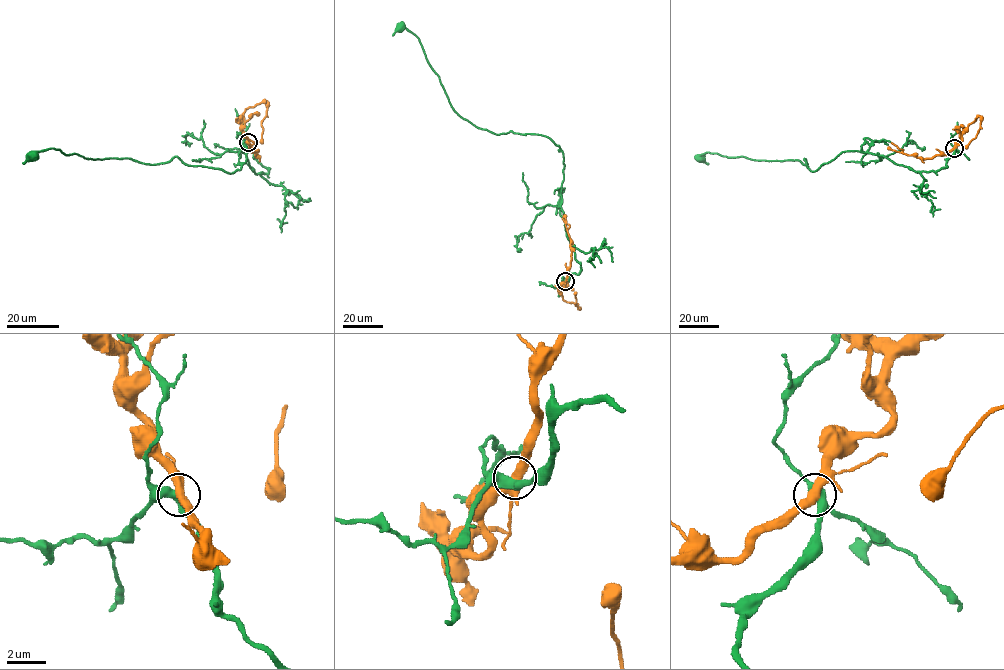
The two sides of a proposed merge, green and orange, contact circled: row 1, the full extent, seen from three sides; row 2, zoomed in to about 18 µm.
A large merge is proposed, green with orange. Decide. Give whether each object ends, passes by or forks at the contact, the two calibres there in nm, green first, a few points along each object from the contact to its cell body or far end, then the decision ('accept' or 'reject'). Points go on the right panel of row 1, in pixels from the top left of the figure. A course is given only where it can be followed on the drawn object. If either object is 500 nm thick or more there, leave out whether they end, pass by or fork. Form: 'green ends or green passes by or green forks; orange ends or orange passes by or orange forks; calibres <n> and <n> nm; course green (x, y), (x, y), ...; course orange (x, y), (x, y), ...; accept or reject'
green passes by; orange passes by; calibres 440 and 440 nm; course green (954, 148), (936, 172), (858, 151), (814, 171), (805, 159), (700, 158); course orange (954, 148), (961, 141), (968, 126), (979, 116), (980, 128), (966, 149); accept

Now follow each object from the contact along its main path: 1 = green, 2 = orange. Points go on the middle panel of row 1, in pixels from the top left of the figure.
1: (565, 281), (581, 264), (561, 207), (560, 146), (539, 134), (496, 134), (462, 118), (419, 39), (400, 27)
2: (565, 281), (560, 289), (564, 300), (579, 308), (575, 304), (576, 293)

